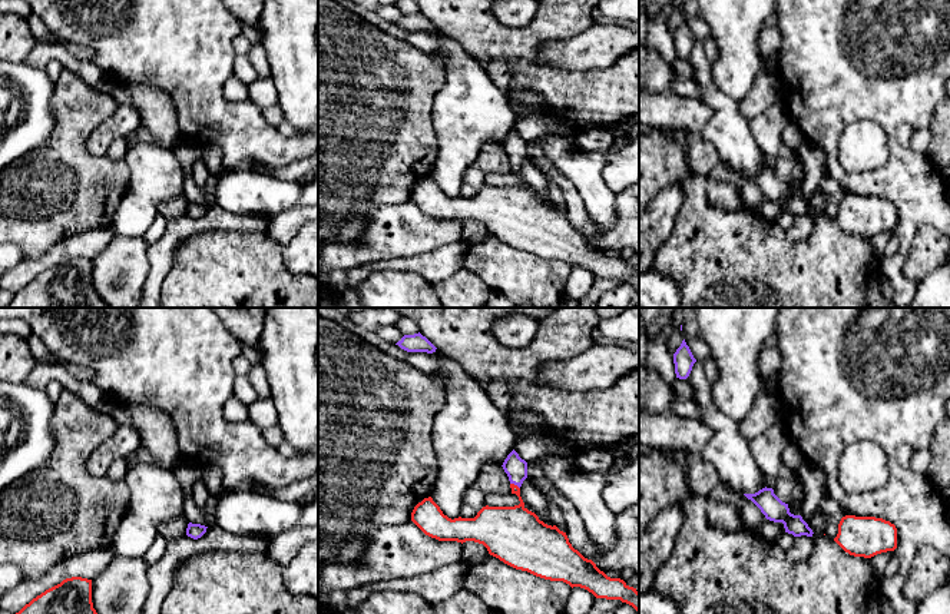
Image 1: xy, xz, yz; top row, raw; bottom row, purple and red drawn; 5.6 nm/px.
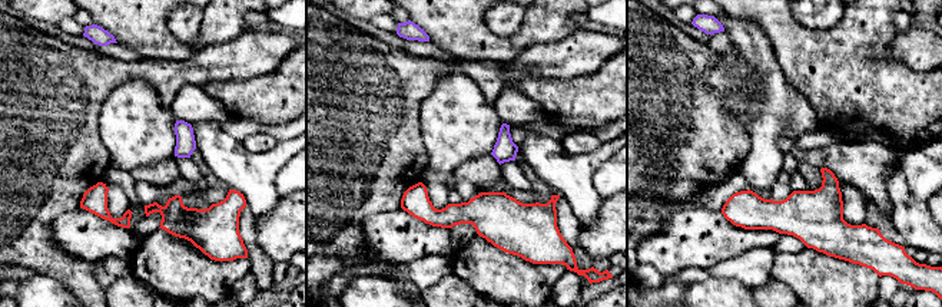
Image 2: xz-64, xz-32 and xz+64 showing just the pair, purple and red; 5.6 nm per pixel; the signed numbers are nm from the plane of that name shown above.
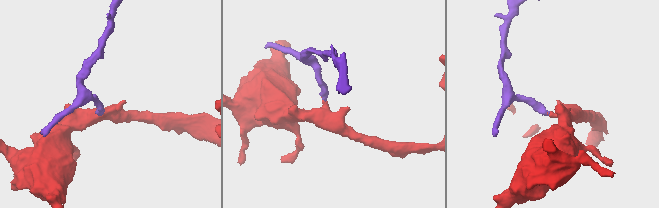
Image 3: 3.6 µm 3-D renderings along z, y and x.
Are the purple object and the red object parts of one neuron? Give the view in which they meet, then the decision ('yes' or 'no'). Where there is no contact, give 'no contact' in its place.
meets purple in xz; yes

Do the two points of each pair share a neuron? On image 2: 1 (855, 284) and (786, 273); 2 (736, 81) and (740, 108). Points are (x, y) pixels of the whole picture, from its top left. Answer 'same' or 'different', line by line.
1: same
2: same

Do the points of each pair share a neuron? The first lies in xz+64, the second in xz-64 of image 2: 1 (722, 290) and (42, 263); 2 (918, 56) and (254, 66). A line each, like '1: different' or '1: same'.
1: different
2: same

